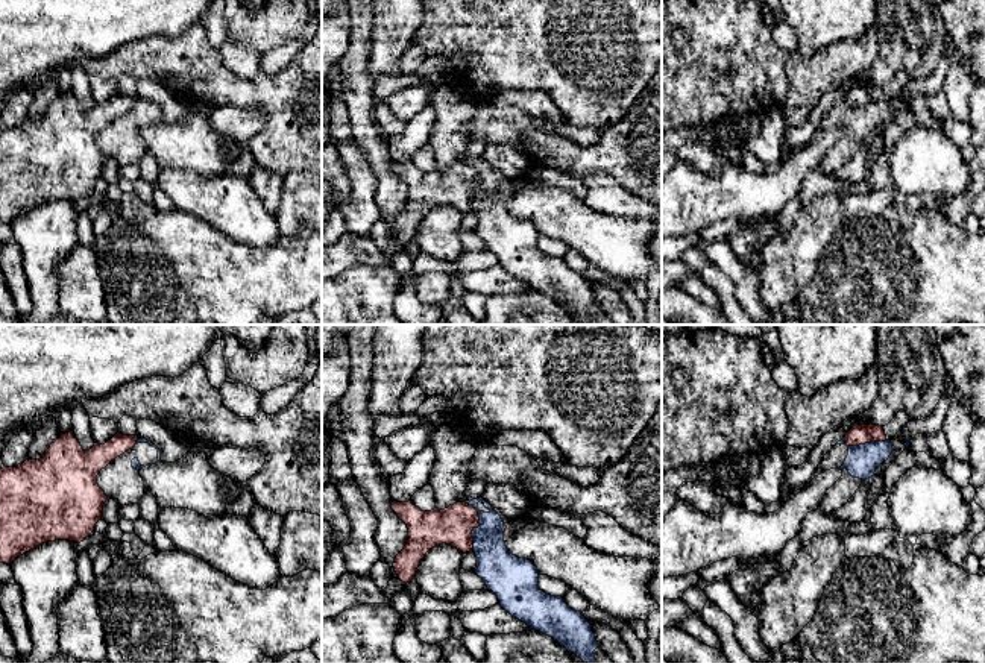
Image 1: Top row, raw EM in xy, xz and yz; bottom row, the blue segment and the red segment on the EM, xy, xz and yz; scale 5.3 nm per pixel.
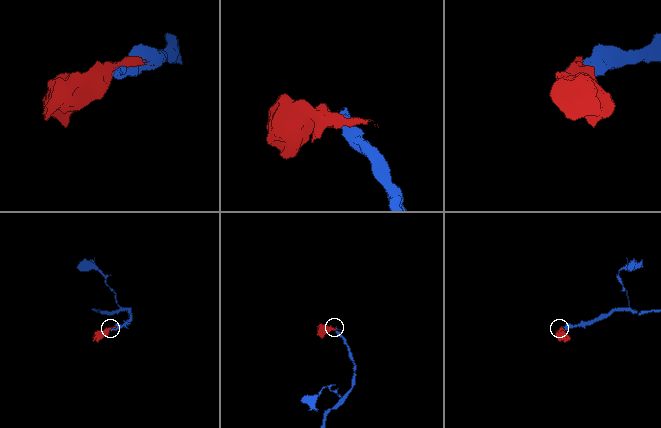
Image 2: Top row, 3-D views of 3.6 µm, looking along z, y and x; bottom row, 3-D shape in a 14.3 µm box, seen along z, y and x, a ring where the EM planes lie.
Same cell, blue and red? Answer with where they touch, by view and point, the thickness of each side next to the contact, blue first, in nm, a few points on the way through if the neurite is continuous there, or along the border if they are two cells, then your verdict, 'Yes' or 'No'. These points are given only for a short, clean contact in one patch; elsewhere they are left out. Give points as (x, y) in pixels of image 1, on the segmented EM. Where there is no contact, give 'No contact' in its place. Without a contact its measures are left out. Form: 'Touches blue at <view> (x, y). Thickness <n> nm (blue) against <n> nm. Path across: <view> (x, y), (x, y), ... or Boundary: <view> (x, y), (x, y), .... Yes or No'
Touches blue at xz (478, 527). Thickness 200 nm (blue) against 200 nm. Boundary: xz (468, 504), (478, 516), (478, 525), (472, 530), (472, 549). No

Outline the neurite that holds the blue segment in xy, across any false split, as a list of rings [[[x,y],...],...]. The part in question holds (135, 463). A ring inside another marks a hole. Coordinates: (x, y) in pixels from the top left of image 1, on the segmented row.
[[[138,438],[132,449],[100,470],[97,484],[120,505],[140,504],[147,489],[138,470],[158,461],[161,461],[161,451],[152,441]]]

